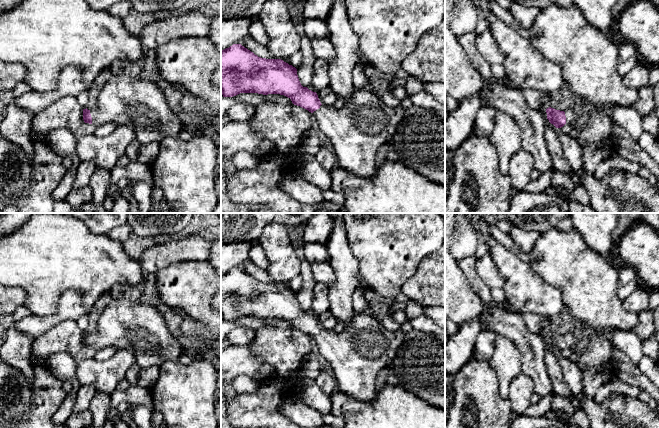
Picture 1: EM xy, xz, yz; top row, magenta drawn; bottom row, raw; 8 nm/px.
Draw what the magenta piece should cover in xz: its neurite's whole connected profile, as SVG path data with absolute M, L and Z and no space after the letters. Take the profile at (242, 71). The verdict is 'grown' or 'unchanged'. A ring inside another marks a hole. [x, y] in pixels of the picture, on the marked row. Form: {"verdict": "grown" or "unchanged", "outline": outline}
{"verdict": "grown", "outline": "M233 44L221 51L221 93L223 97L233 97L240 93L258 93L280 94L290 98L294 105L313 114L315 127L330 140L339 167L362 178L369 178L375 173L377 152L386 142L391 141L405 111L400 105L389 107L374 93L357 88L354 89L351 99L341 109L322 105L316 92L301 85L295 67L281 59L258 57L241 44Z"}

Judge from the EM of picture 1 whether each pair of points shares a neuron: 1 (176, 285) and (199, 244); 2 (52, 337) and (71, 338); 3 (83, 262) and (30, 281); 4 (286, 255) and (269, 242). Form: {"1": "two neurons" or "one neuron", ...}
{"1": "two neurons", "2": "one neuron", "3": "one neuron", "4": "one neuron"}

